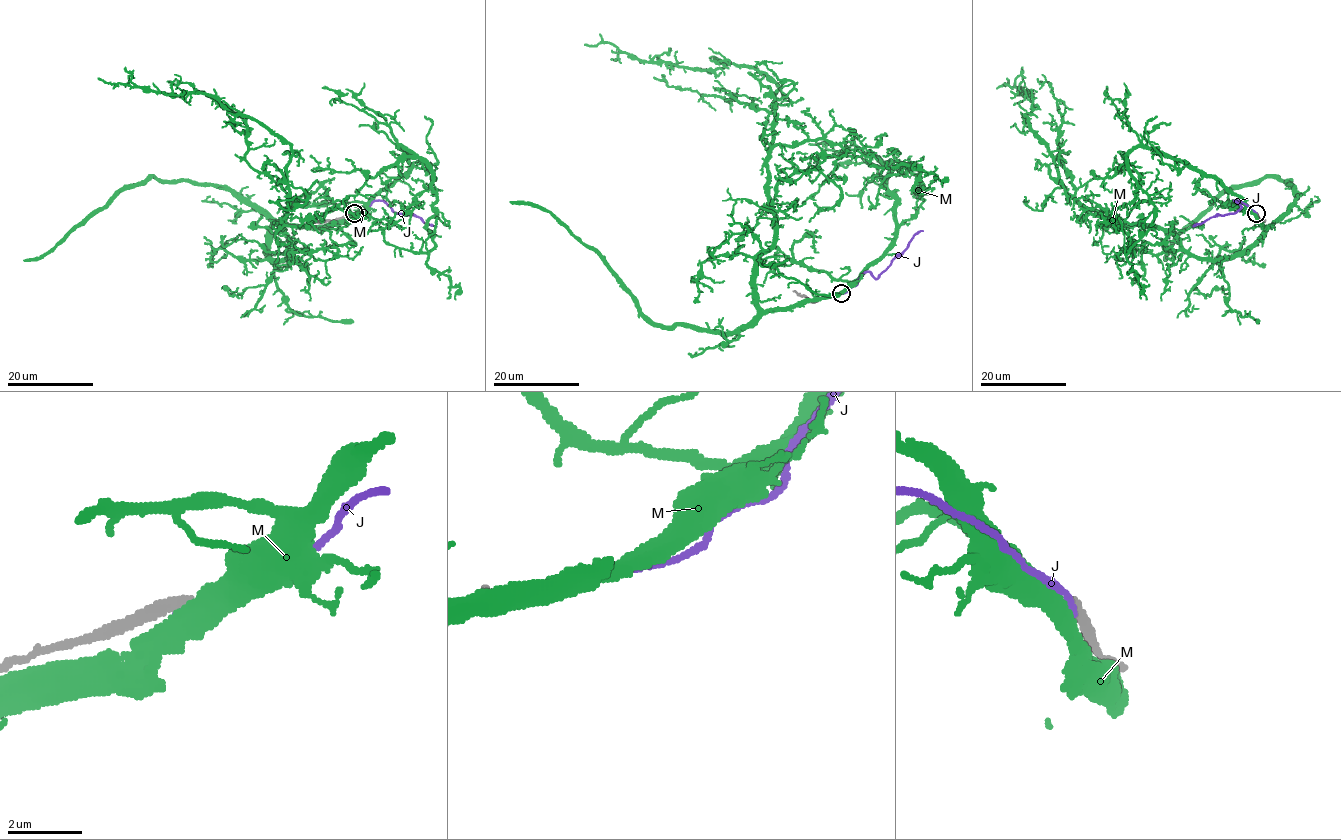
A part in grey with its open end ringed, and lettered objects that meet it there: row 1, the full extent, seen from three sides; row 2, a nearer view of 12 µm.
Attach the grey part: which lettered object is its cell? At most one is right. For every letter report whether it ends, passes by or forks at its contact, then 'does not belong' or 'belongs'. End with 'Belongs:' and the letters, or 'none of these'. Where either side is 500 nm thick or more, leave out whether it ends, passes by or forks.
J: it ends; does not belong
M: it passes by; does not belong
Belongs: none of these

